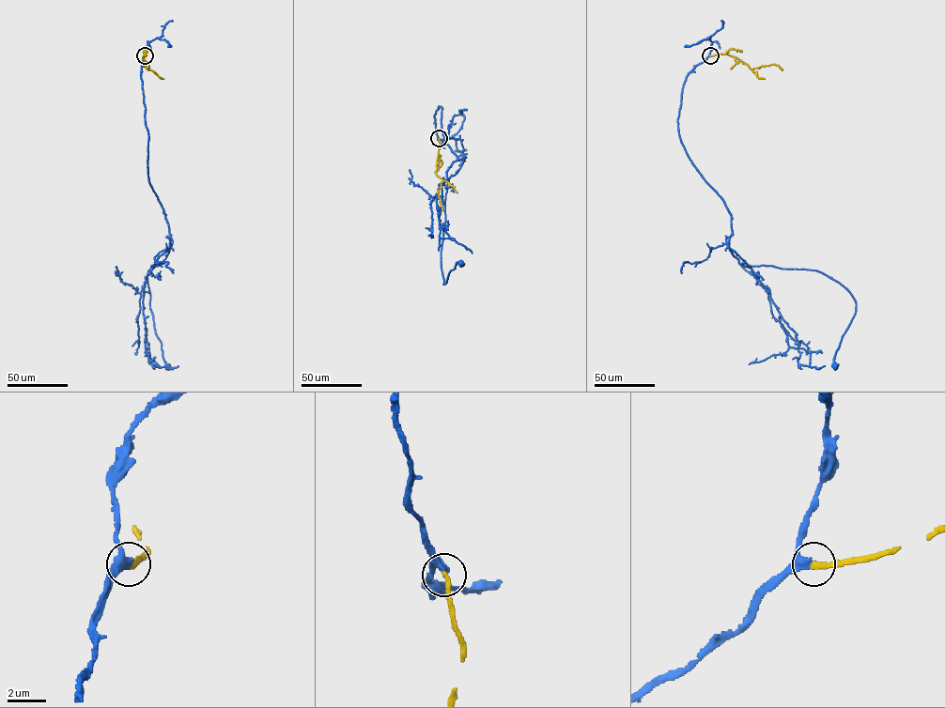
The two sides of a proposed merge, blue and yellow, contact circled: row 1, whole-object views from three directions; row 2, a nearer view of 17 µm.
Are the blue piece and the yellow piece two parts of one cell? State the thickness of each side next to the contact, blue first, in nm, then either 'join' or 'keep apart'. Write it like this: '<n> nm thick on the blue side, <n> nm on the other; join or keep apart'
300 nm thick on the blue side, 280 nm on the other; join

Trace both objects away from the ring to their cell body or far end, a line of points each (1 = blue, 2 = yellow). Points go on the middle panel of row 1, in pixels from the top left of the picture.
1: (439, 138), (439, 106), (446, 144), (458, 160), (465, 157), (445, 195), (443, 284), (460, 264)
2: (439, 138), (436, 173), (442, 179), (438, 190), (441, 210)

